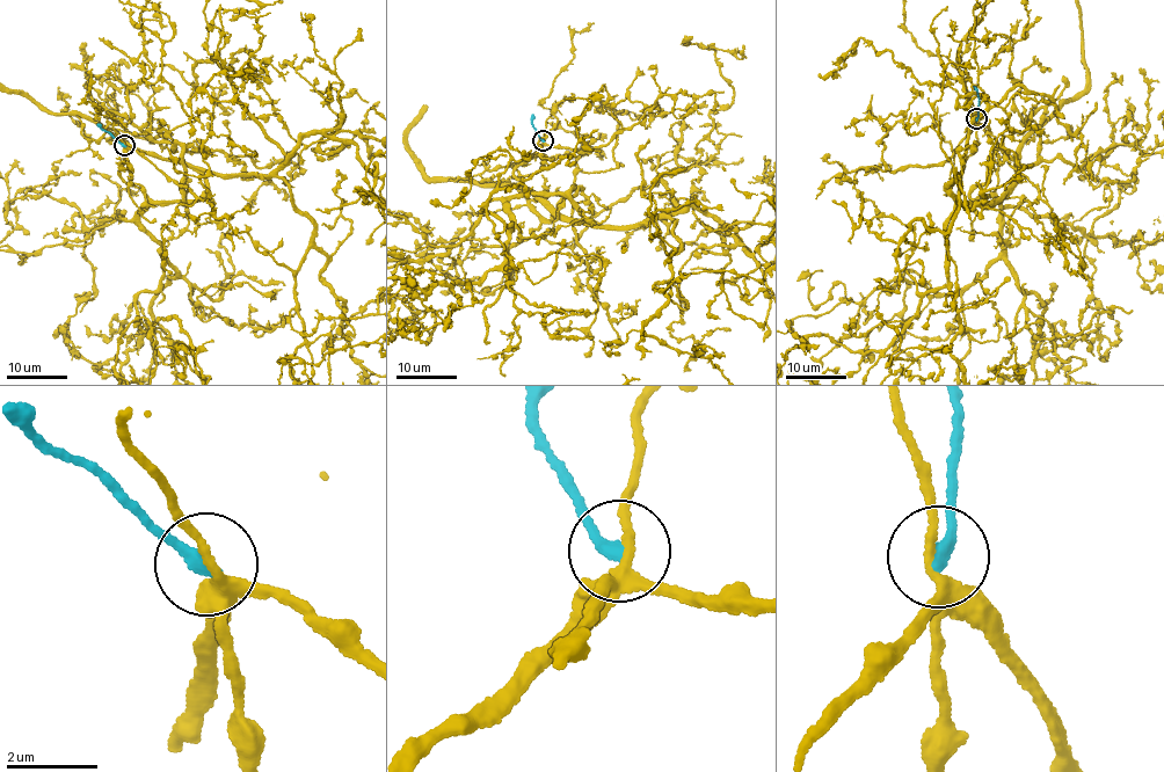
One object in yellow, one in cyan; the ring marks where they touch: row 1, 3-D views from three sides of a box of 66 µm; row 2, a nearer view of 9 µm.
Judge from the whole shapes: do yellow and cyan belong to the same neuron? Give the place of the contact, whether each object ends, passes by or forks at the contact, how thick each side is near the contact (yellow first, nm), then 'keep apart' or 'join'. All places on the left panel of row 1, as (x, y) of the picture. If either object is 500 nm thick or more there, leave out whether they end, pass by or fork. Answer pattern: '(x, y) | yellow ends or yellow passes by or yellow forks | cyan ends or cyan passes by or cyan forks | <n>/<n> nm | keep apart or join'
(124, 145) | yellow forks | cyan ends | 170/320 nm | keep apart

